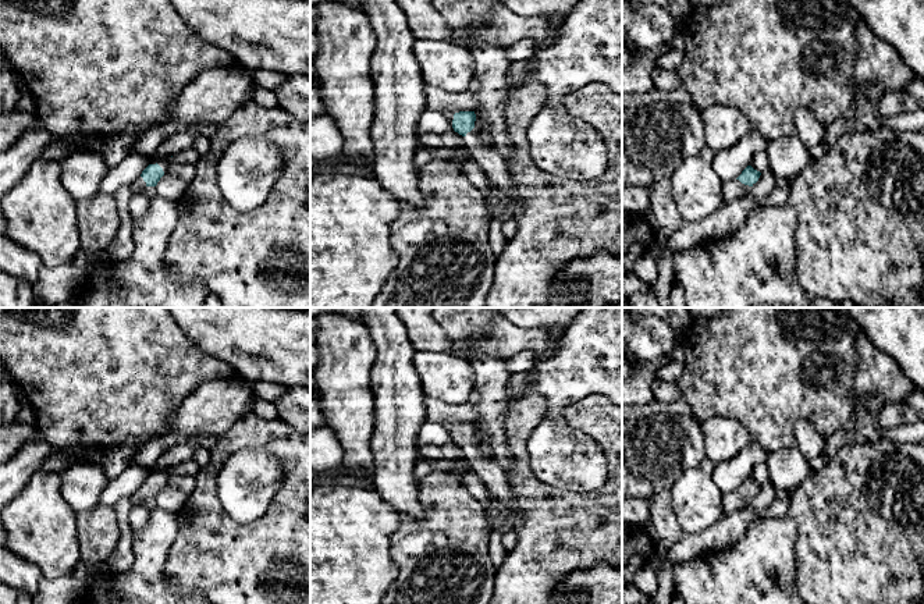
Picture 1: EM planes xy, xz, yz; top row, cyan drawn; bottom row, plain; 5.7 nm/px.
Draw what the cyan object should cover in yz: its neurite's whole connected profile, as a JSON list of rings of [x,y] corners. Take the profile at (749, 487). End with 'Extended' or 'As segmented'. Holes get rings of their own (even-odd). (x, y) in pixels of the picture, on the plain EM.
[[[747,477],[738,490],[722,494],[722,514],[747,508],[760,487],[760,483]]]. Extended

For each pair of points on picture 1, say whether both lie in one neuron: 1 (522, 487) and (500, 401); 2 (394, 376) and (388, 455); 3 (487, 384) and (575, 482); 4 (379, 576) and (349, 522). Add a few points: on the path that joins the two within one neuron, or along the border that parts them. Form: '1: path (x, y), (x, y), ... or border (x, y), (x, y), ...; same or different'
1: border (508, 402), (505, 443), (511, 451); different
2: path (393, 395), (393, 436); same
3: border (512, 375), (508, 398); different
4: path (365, 562), (349, 547), (349, 536); same

